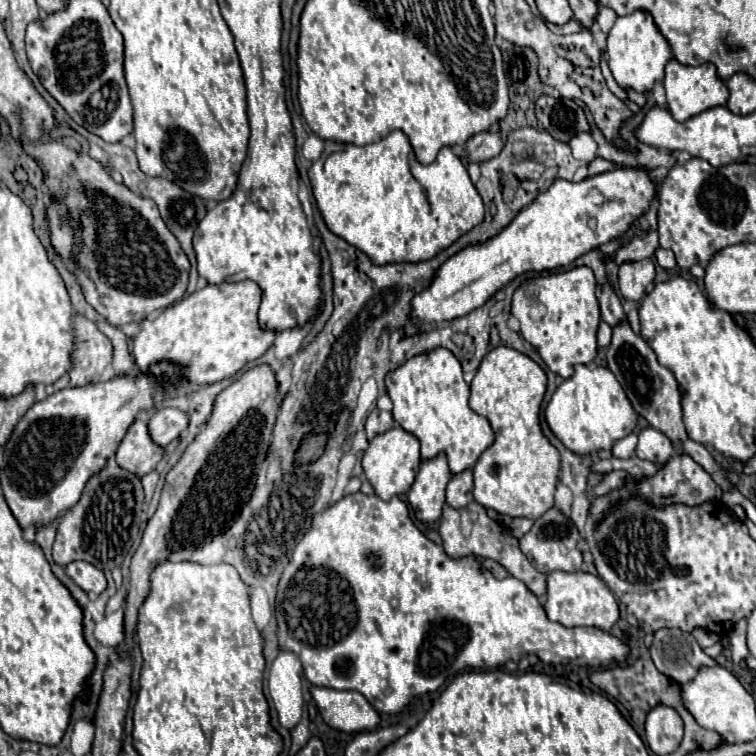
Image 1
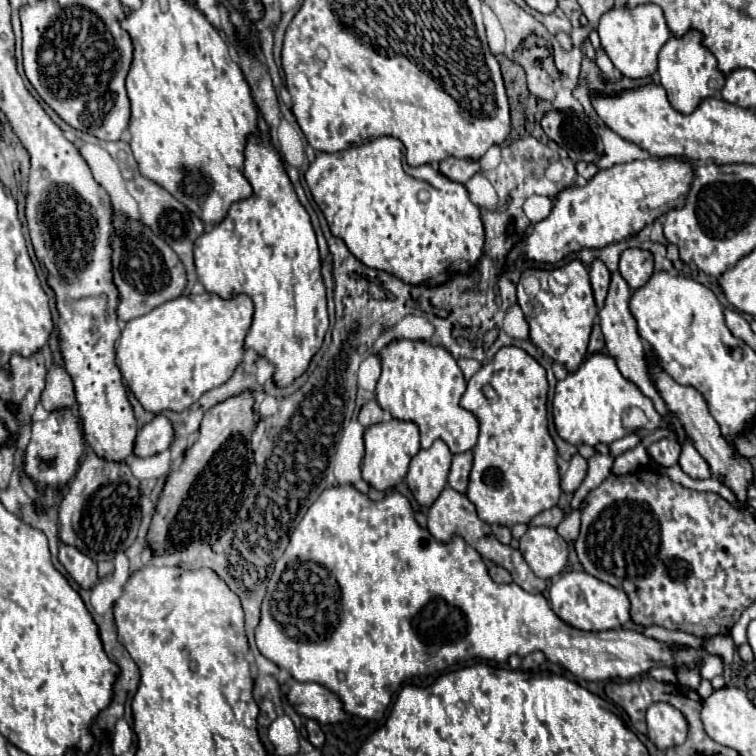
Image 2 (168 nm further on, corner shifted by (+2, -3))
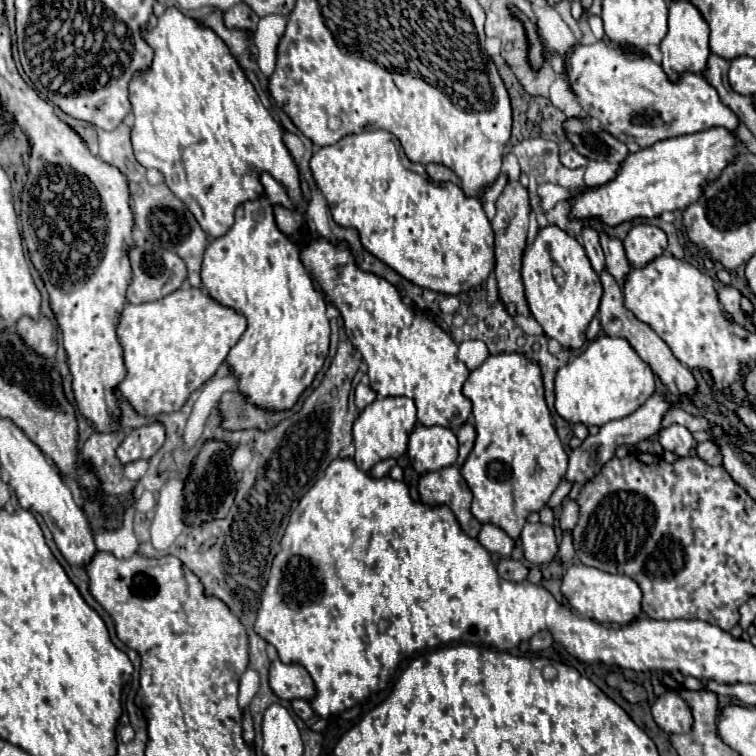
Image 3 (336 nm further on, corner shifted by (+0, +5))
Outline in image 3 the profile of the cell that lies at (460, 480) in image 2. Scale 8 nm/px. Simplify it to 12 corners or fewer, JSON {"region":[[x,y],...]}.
{"region":[[472,422],[462,424],[456,436],[460,442],[458,466],[472,450],[476,432]]}

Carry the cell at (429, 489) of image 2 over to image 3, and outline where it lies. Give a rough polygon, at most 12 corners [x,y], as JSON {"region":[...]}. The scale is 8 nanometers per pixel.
{"region":[[416,424],[408,458],[418,474],[452,466],[454,430]]}

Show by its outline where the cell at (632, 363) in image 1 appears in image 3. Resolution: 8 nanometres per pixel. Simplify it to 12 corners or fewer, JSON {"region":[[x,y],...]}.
{"region":[[600,232],[608,272],[624,284],[630,262],[622,242]]}

